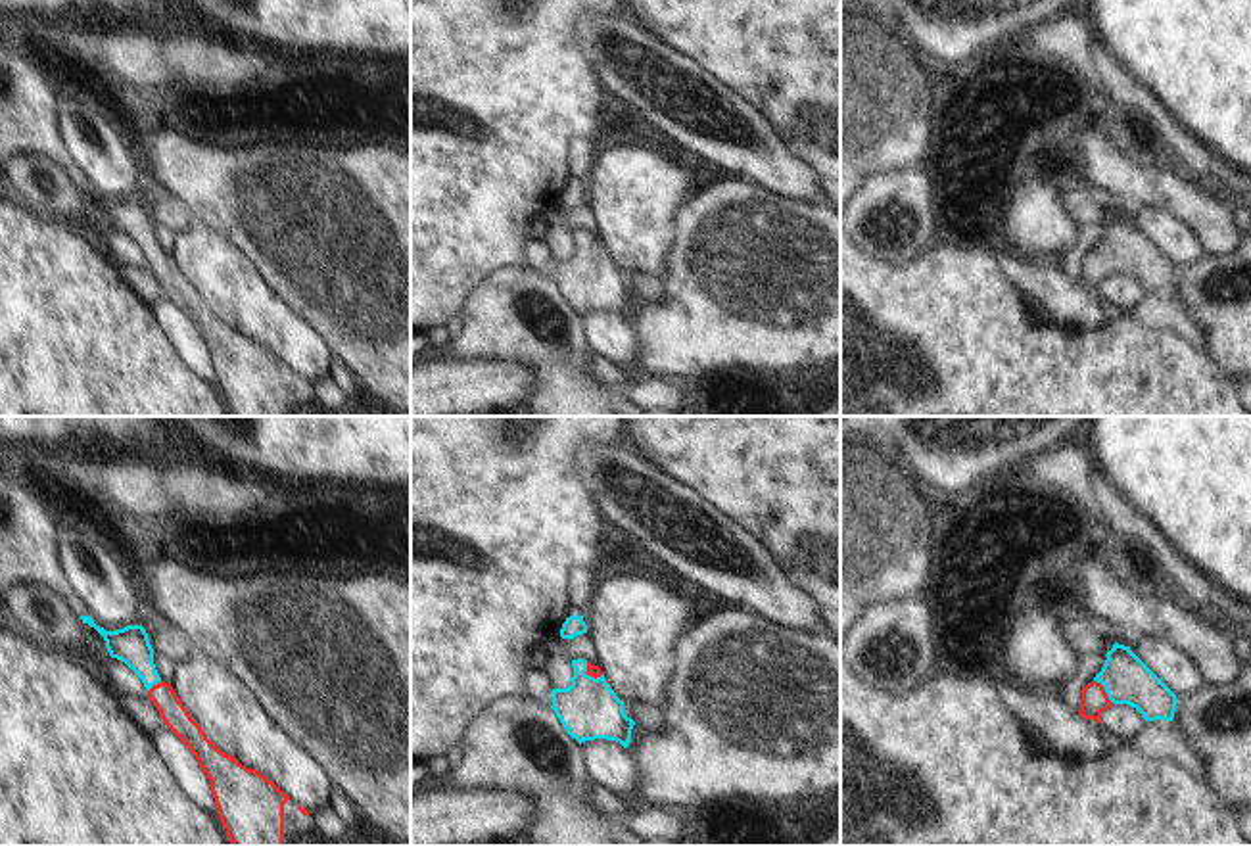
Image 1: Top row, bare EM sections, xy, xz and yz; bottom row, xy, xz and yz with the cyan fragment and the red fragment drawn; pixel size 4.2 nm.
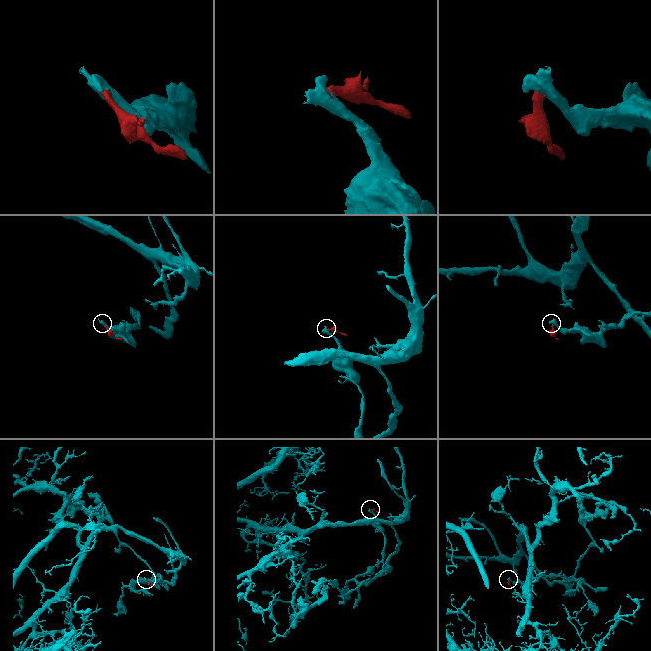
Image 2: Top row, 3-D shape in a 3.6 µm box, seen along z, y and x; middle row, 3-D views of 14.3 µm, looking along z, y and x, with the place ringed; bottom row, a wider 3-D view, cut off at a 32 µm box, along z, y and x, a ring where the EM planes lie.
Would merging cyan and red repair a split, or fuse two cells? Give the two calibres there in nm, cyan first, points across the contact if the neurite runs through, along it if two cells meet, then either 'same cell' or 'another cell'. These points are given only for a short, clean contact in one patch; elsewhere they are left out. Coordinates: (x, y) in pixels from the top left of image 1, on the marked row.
calibres 200 and 110 nm; way yz (1127, 680), (1106, 691), (1094, 701); same cell

